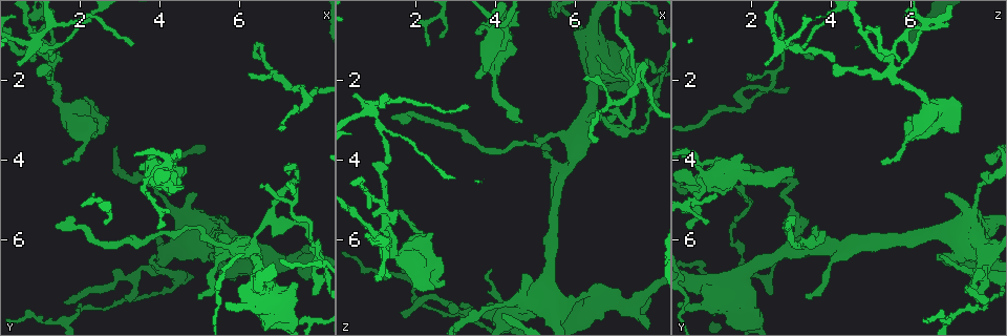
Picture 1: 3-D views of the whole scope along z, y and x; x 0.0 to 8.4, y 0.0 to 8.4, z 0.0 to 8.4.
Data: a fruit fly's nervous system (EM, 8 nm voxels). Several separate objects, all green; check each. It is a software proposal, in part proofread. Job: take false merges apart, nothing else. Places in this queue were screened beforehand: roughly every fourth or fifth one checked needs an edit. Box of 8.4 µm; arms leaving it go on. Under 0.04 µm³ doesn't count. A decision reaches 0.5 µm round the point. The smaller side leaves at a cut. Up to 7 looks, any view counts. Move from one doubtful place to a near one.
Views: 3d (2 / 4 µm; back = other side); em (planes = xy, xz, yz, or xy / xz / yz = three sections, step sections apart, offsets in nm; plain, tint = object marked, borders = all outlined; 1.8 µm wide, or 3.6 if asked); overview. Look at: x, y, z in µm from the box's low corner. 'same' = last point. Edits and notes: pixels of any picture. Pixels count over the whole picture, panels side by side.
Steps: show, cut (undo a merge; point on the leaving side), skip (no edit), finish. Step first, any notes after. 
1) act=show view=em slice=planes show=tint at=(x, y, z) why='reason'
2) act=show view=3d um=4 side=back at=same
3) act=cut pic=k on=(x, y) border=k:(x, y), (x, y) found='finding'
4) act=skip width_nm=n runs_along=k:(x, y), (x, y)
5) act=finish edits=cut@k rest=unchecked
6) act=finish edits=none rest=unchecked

act=show view=em um=3.6 slice=xz step=8 show=tint at=(4.05, 4.45, 1.45) why='sudden change in width'

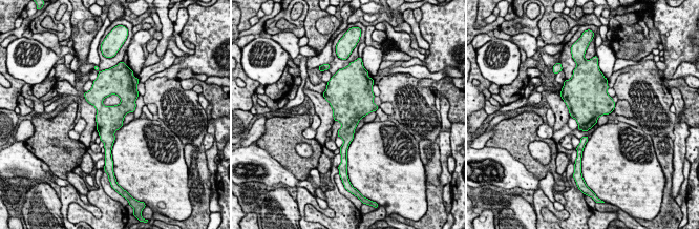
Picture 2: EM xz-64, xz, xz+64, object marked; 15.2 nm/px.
act=show view=em um=3.6 slice=planes show=tint at=same

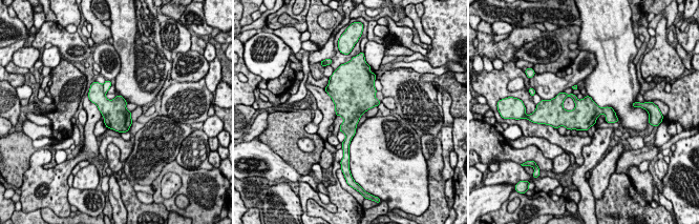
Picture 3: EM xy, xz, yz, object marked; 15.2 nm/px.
act=cut pic=3 on=(107, 84) found='a second neuron is stuck on'

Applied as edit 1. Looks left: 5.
act=show view=3d um=2 at=(6.80, 5.45, 3.05) why='branch point'

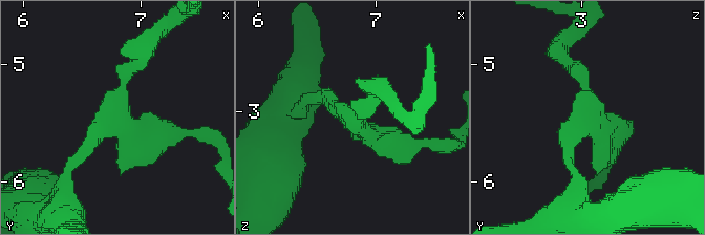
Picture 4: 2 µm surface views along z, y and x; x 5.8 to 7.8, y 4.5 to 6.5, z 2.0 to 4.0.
act=show view=em um=3.6 slice=planes show=tint at=(6.80, 5.50, 3.10)

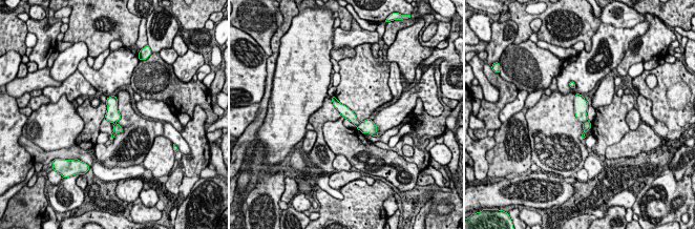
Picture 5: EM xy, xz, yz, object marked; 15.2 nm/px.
act=cut pic=5 on=(586, 125) border=5:(587, 119), (583, 123) found='a second neuron is stuck on'

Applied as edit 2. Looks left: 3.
act=show view=overview why='redraw'

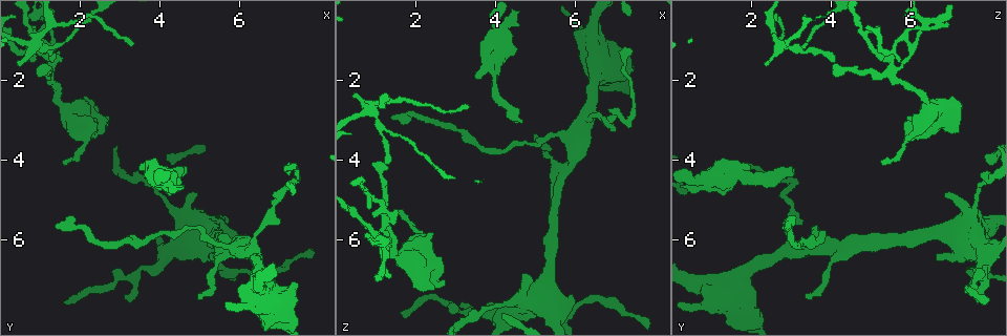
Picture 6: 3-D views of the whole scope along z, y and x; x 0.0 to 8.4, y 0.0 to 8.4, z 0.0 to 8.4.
act=show view=em um=3.6 slice=yz step=16 show=borders at=(5.25, 5.75, 7.10) why='abrupt turn'

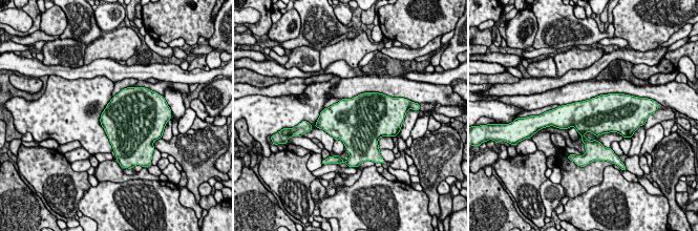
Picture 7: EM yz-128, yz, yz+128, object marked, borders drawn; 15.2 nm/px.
act=show view=em um=3.6 slice=planes show=borders at=same why='cut it another way'

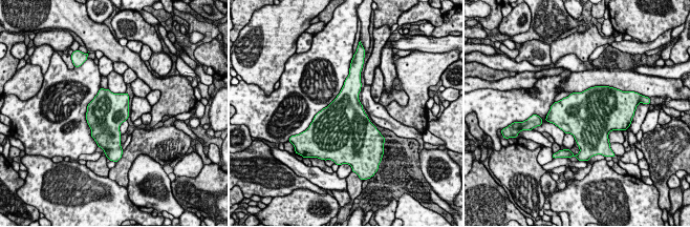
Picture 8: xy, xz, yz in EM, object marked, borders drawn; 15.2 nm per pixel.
act=skip width_nm=600 found='continuous, no second neuron'

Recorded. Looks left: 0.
act=finish edits=cut@3,cut@5 rest=unchecked

